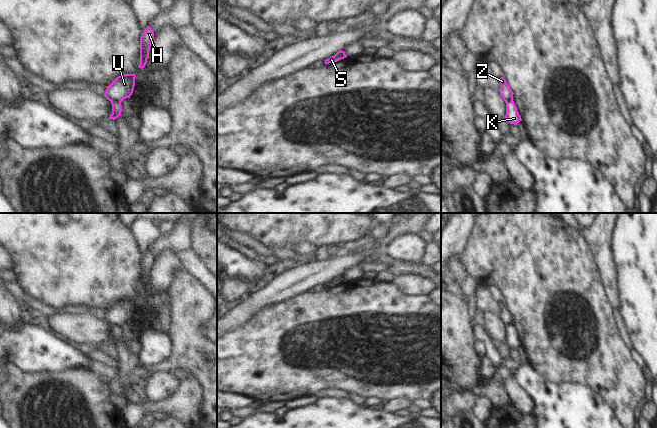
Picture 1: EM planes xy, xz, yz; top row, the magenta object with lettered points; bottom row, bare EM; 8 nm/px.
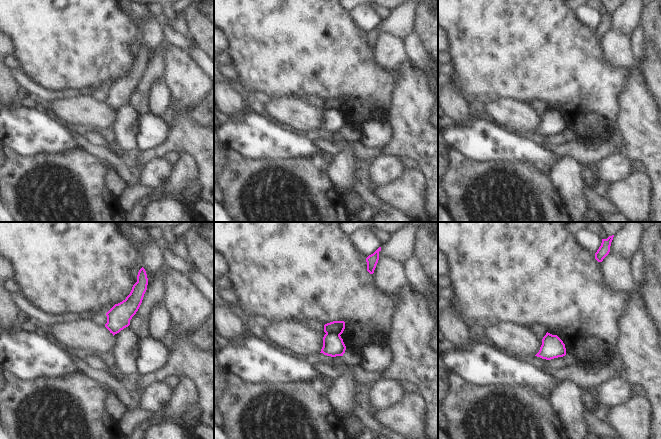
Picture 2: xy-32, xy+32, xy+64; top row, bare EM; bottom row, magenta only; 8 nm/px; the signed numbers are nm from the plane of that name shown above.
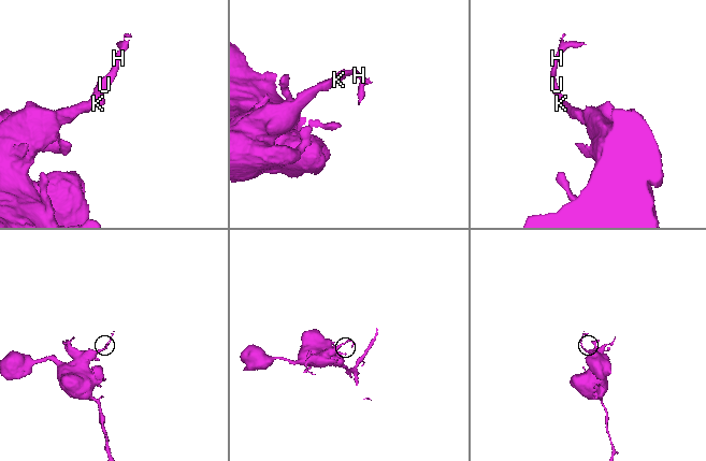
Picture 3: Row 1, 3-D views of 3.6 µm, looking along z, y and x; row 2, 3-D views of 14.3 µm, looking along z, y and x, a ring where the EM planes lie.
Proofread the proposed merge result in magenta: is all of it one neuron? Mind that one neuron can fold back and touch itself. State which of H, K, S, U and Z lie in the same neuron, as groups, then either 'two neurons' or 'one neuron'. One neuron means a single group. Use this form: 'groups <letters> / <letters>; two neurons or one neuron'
groups H U Z / K S; two neurons

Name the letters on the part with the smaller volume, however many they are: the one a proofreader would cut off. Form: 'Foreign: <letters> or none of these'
Foreign: H, U, Z

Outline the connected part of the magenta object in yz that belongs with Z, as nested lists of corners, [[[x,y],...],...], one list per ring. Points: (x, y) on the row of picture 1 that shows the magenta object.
[[[501,77],[499,79],[500,82],[500,95],[503,98],[504,101],[511,101],[513,100],[513,92],[511,90],[511,88],[509,87],[509,85],[507,84],[506,80]]]

